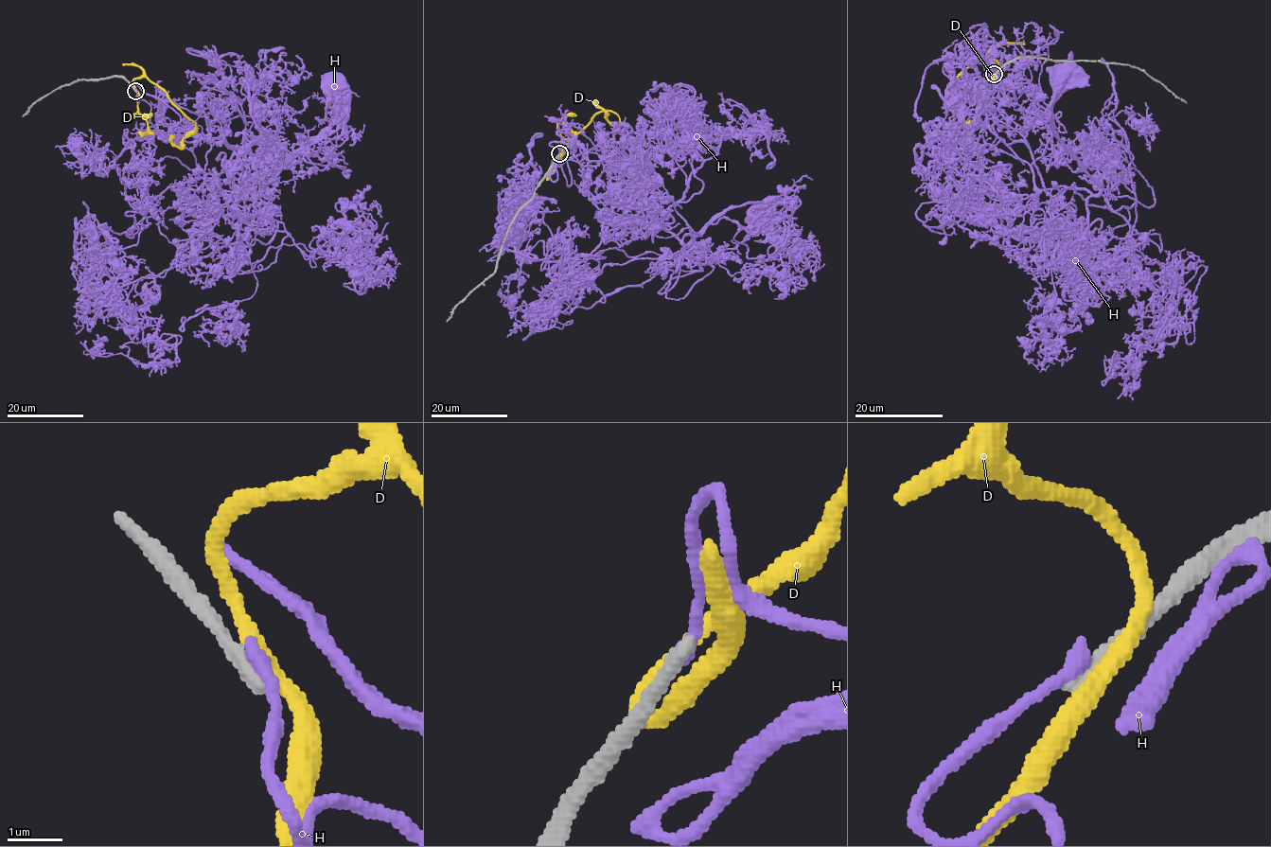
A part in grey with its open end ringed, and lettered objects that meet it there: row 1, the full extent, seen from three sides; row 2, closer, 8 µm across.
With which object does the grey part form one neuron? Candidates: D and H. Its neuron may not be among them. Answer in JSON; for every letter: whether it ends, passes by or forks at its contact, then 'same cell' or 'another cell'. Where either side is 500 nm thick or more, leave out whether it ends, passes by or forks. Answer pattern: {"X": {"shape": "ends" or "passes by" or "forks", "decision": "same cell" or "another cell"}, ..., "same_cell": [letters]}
{"D": {"shape": "passes by", "decision": "another cell"}, "H": {"shape": "ends", "decision": "another cell"}, "same_cell": []}

